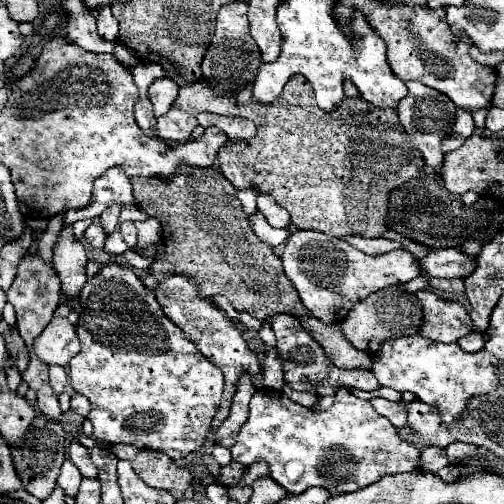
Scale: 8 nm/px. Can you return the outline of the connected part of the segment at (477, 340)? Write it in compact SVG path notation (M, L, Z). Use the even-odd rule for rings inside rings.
M472 332L472 334L466 334L464 338L458 340L458 346L466 352L478 352L482 346L484 346L484 336L480 332Z

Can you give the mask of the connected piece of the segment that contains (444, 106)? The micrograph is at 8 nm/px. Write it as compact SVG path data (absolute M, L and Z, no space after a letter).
M408 82L408 92L414 96L406 96L398 104L398 116L400 124L404 126L406 134L412 138L412 144L422 152L426 162L426 174L438 174L444 162L442 142L452 136L454 124L456 124L456 106L450 102L448 96L440 92L432 92L432 88L420 84L420 82Z

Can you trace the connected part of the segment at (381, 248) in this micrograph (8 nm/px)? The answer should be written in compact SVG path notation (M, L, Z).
M344 236L344 240L348 244L352 244L354 248L358 248L358 250L362 250L366 254L372 254L372 256L378 256L378 254L384 254L384 252L400 248L400 244L394 242L394 240L390 240L390 238L368 240L368 238L360 238L360 236Z

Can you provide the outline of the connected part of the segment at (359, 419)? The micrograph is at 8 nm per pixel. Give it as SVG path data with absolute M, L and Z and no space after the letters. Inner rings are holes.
M348 388L338 390L334 404L326 412L312 412L284 394L270 396L260 390L254 392L250 416L240 428L230 452L242 466L256 460L268 462L272 478L293 495L309 487L325 487L334 495L356 492L384 474L416 470L420 458L420 448L414 442L402 440L390 420L372 410L370 400L354 396Z

